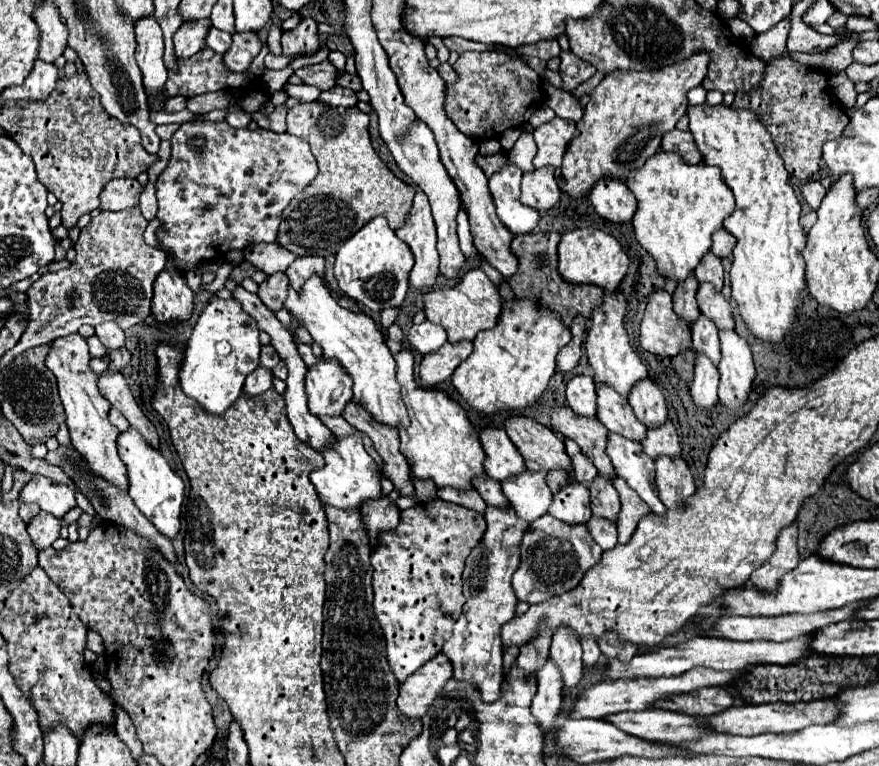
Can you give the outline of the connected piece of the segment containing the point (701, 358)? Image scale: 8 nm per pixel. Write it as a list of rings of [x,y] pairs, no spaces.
[[[697,352],[695,376],[693,376],[693,382],[689,384],[689,390],[691,390],[695,404],[705,406],[705,408],[715,406],[719,402],[717,386],[719,386],[717,366],[703,352]]]

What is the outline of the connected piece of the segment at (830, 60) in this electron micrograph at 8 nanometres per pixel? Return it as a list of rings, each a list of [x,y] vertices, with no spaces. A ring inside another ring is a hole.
[[[853,38],[853,40],[841,42],[825,52],[819,52],[819,54],[791,54],[791,58],[799,60],[801,64],[811,66],[811,68],[837,72],[837,70],[845,70],[853,62],[852,52],[855,46],[857,46],[857,42]]]

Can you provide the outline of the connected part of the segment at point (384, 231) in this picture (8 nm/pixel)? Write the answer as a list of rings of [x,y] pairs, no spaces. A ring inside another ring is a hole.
[[[377,216],[341,246],[335,260],[335,278],[345,296],[357,300],[365,310],[381,312],[385,308],[397,308],[405,300],[411,268],[413,252],[395,236],[387,220]]]

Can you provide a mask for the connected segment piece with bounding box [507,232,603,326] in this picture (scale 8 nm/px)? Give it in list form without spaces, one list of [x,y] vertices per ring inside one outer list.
[[[529,232],[525,236],[515,236],[511,242],[511,252],[517,256],[519,260],[519,270],[517,274],[513,274],[507,282],[511,286],[511,290],[517,296],[529,296],[535,298],[549,306],[551,310],[555,310],[557,314],[561,314],[563,322],[567,326],[571,326],[573,318],[577,314],[589,318],[591,310],[601,304],[601,294],[603,288],[593,288],[593,284],[565,284],[565,280],[561,280],[559,272],[557,272],[557,244],[561,240],[559,232]]]

